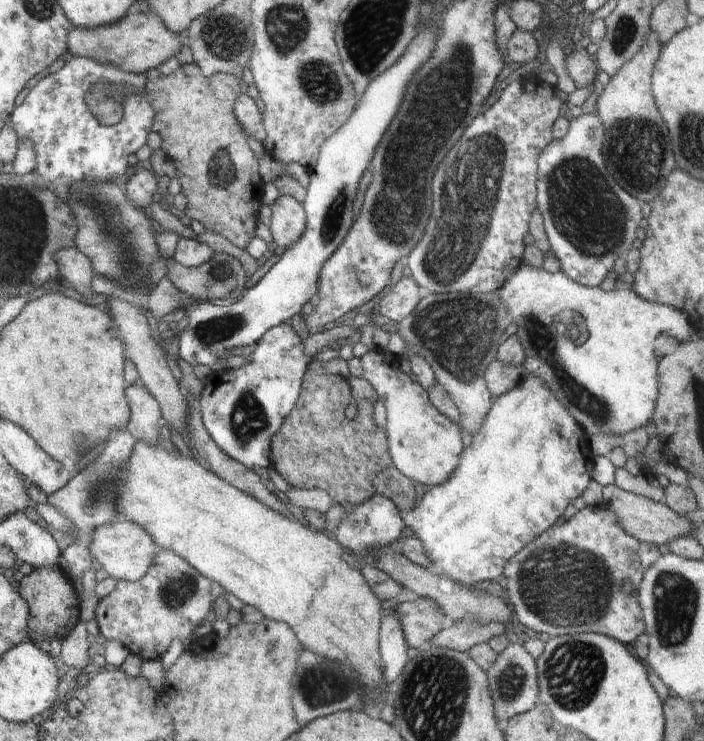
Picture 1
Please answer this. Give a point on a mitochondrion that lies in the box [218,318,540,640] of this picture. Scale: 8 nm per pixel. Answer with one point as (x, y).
(249, 420)

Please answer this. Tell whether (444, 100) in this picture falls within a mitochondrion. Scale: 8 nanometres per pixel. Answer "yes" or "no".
yes

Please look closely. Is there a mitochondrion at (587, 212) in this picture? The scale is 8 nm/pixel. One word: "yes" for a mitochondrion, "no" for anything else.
yes

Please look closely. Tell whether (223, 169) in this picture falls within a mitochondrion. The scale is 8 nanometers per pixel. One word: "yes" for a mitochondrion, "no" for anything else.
yes

